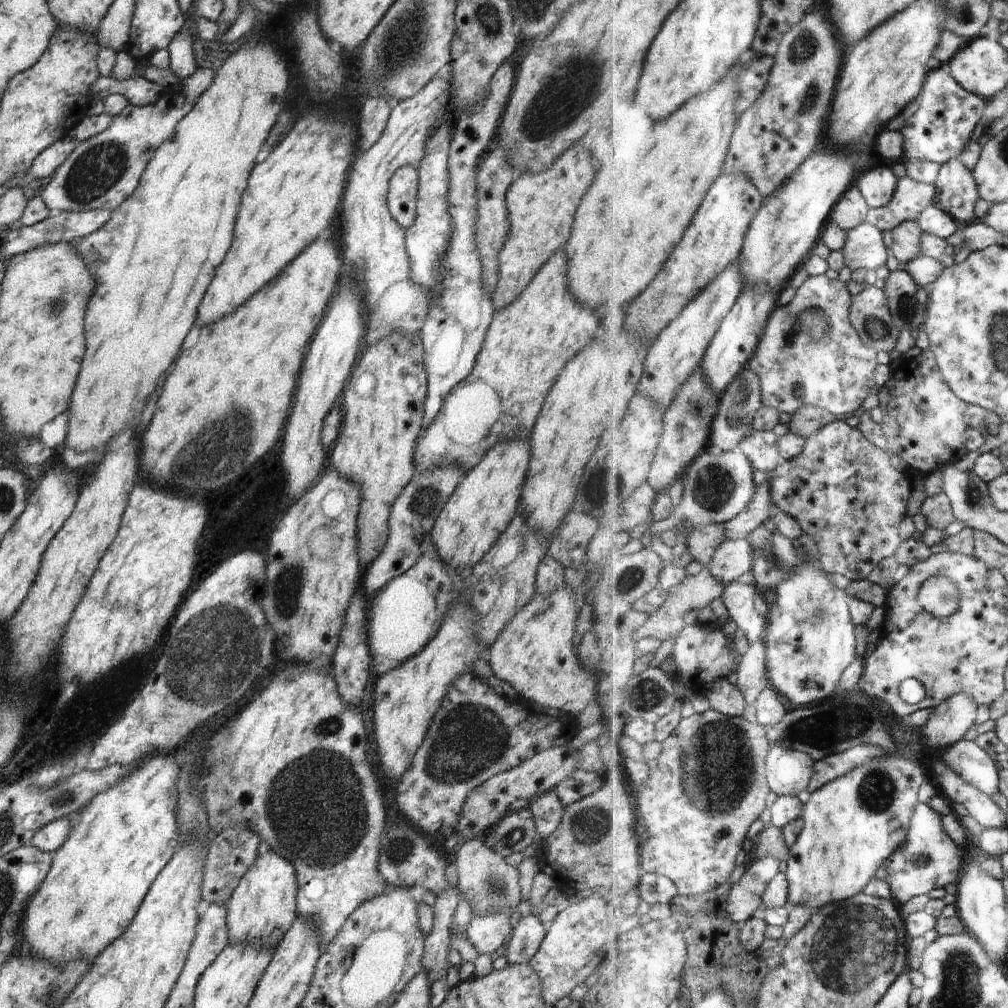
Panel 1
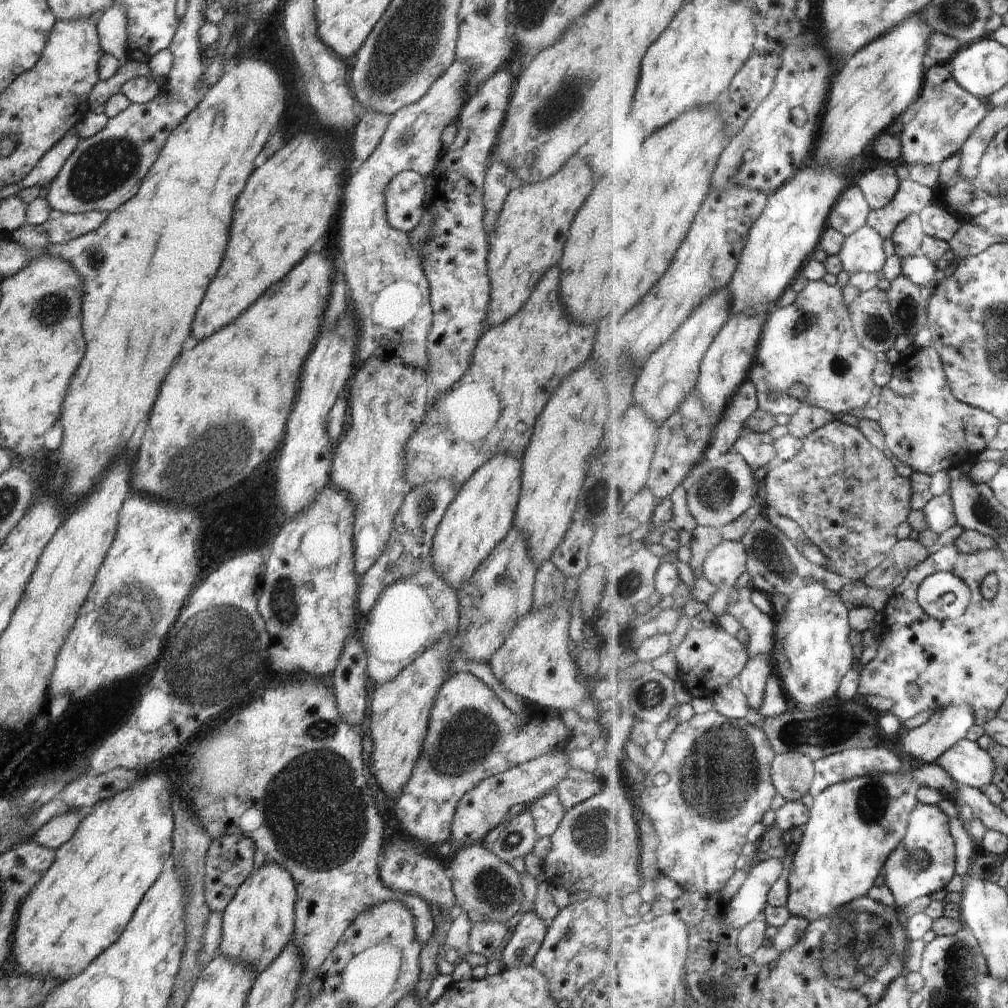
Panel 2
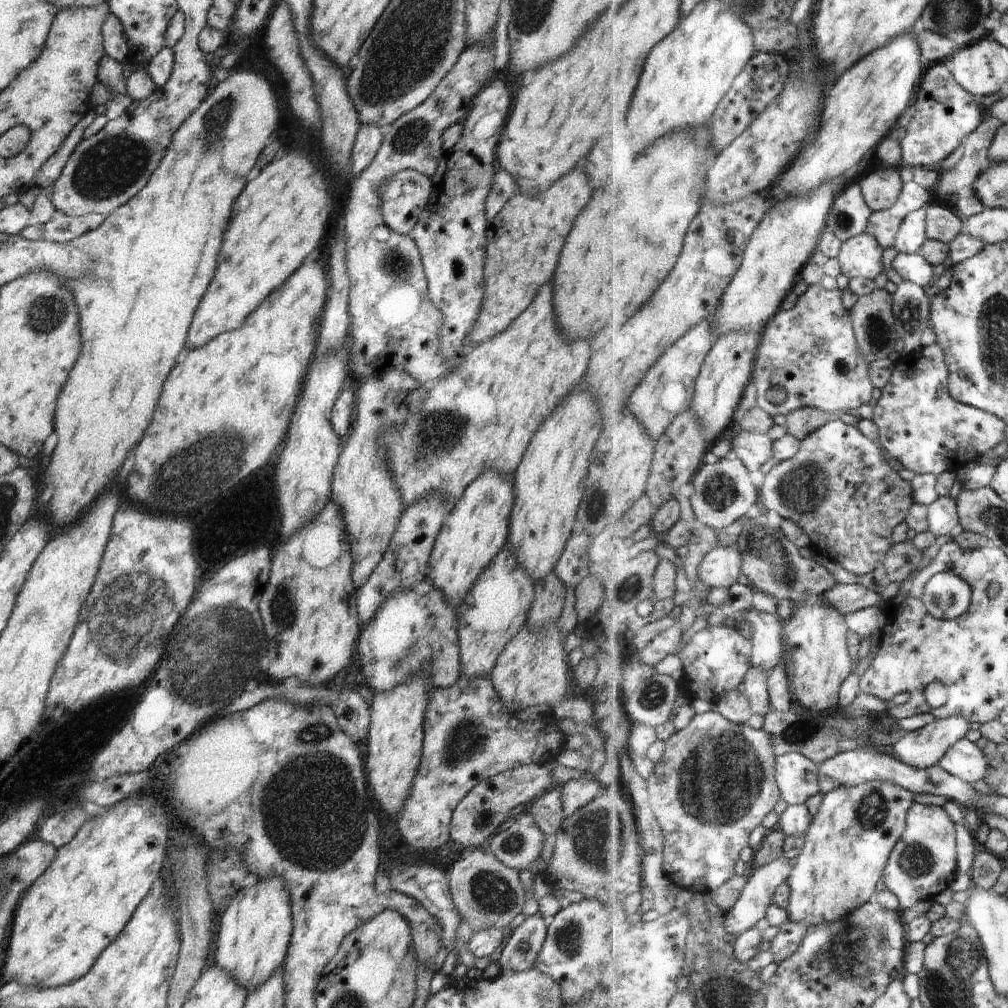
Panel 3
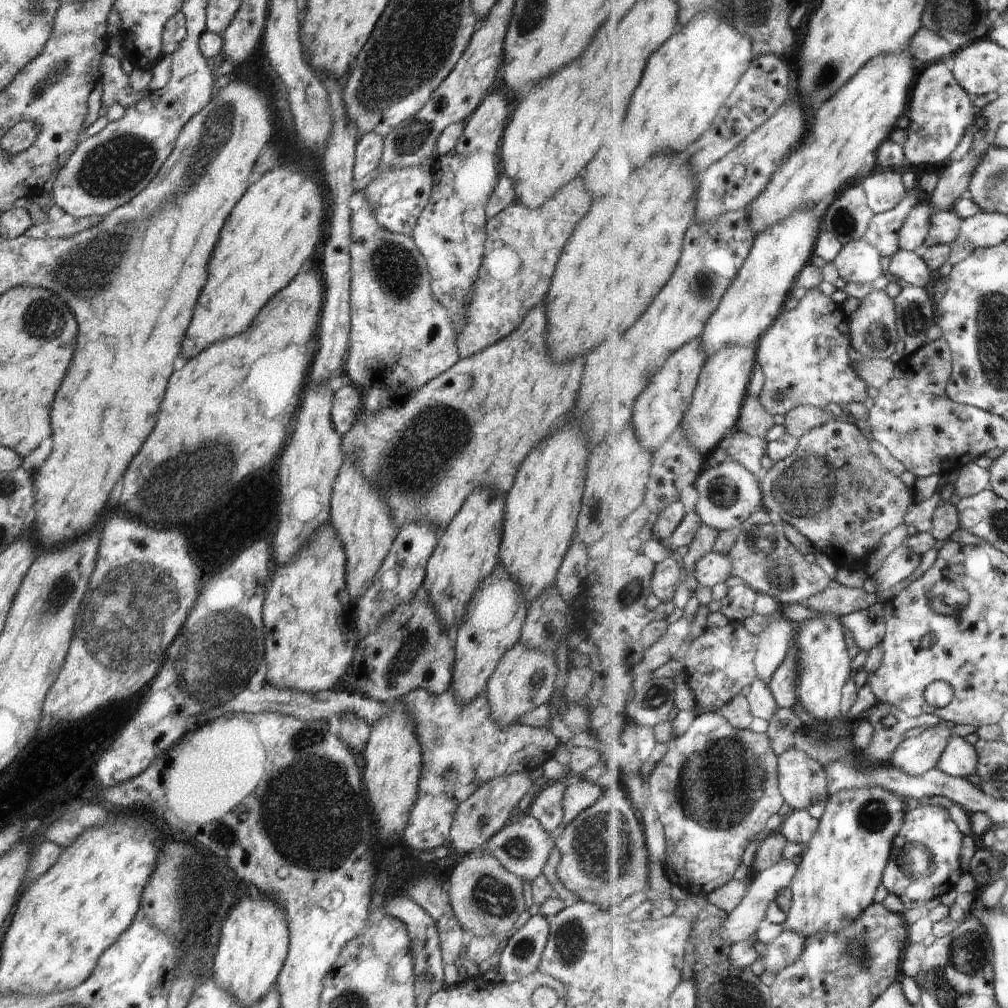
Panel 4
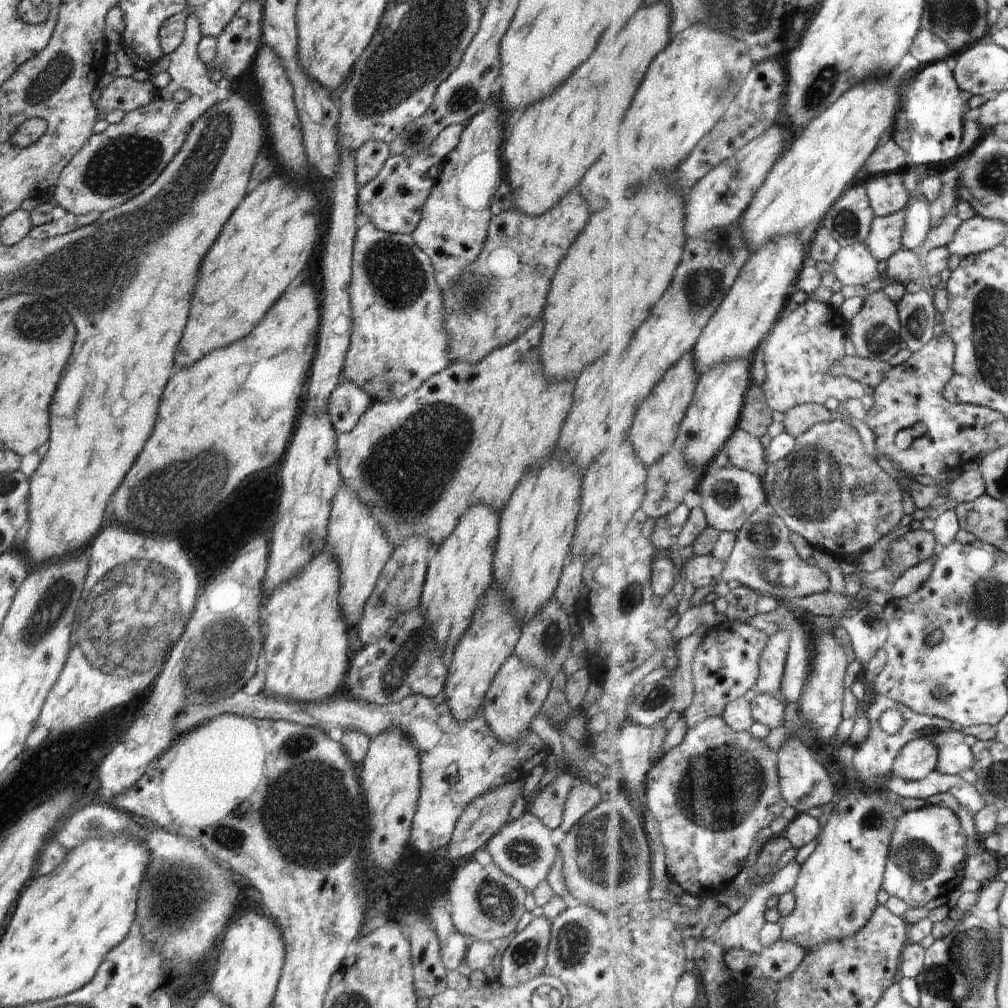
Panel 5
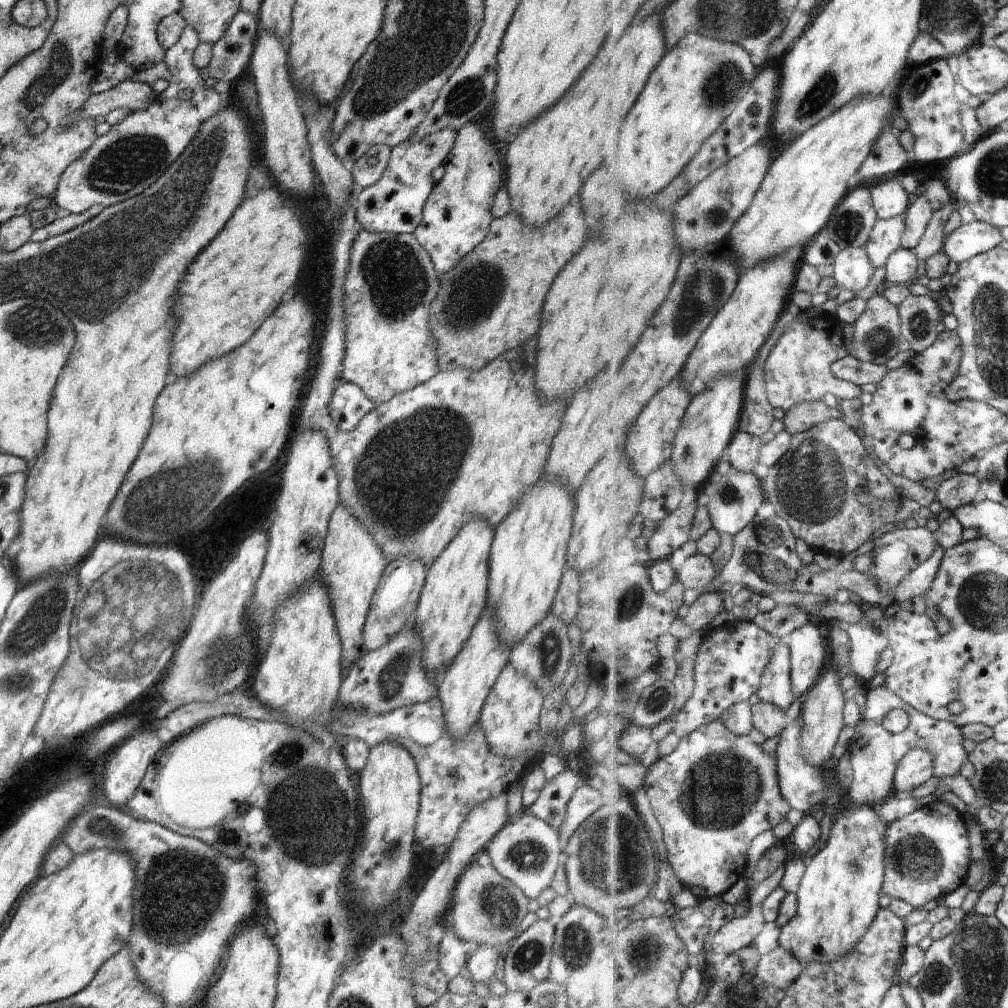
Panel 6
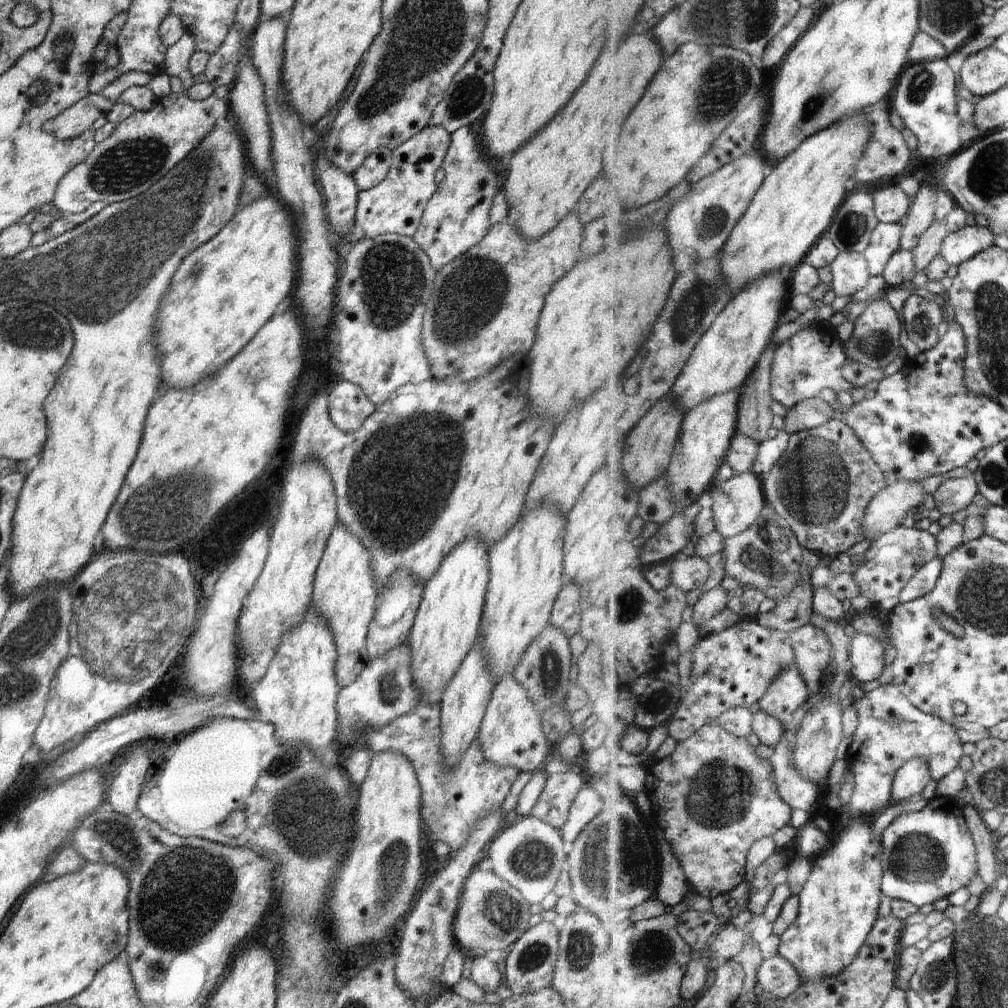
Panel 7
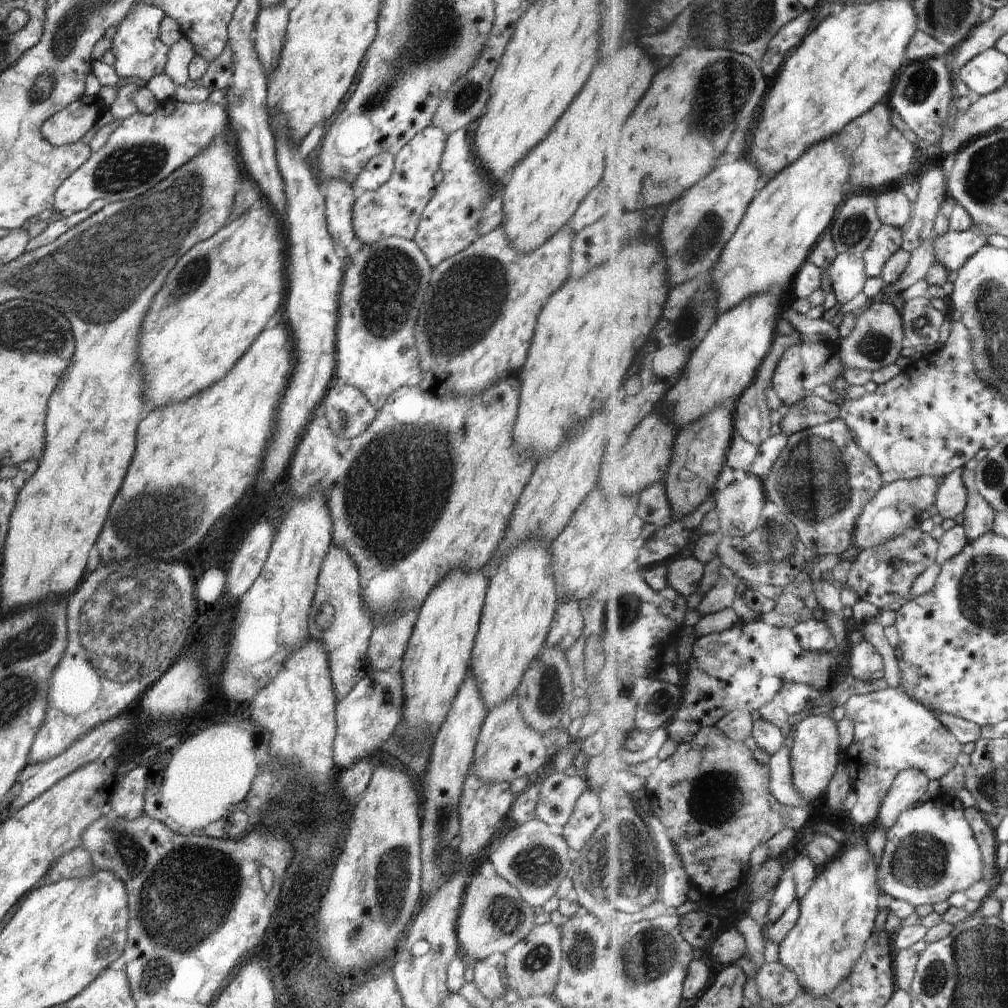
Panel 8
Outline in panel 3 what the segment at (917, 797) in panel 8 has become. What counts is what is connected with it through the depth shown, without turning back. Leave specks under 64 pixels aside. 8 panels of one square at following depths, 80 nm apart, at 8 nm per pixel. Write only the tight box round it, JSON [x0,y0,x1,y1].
[894,715,970,768]

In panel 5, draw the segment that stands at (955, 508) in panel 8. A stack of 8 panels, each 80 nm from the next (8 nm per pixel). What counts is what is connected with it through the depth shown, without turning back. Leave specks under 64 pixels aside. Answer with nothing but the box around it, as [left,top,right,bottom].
[942,469,987,503]

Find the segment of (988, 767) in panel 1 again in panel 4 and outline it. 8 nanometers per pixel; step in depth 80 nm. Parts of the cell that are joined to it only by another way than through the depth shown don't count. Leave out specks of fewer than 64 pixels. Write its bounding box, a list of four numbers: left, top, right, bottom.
[938,735,979,778]

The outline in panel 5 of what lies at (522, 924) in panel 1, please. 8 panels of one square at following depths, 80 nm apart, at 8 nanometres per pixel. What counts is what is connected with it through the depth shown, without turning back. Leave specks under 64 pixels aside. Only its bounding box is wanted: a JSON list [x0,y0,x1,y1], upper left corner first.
[498,917,551,988]

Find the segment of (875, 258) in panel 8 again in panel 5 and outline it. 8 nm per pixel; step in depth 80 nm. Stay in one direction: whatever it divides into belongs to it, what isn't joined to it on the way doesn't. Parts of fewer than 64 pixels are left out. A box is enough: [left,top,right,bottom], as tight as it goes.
[866,208,909,262]

